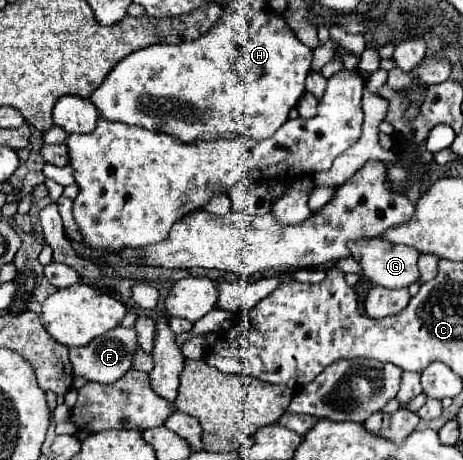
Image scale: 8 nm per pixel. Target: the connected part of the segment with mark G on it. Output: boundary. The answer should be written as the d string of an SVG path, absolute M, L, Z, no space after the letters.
M380 239L354 241L350 255L362 269L362 279L370 285L400 289L418 279L416 261L420 253L408 245L390 245Z

